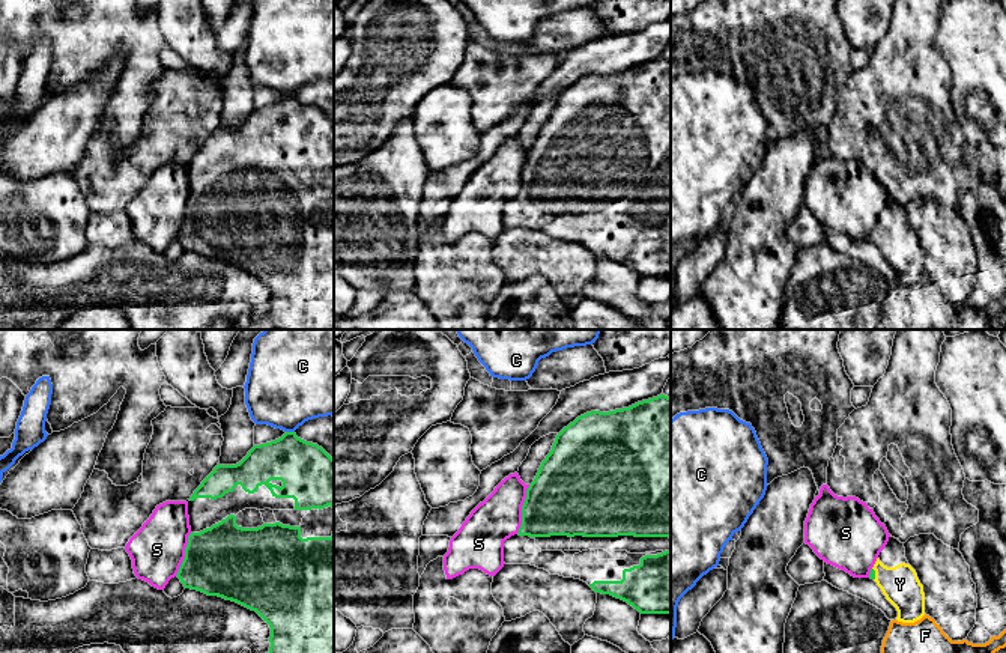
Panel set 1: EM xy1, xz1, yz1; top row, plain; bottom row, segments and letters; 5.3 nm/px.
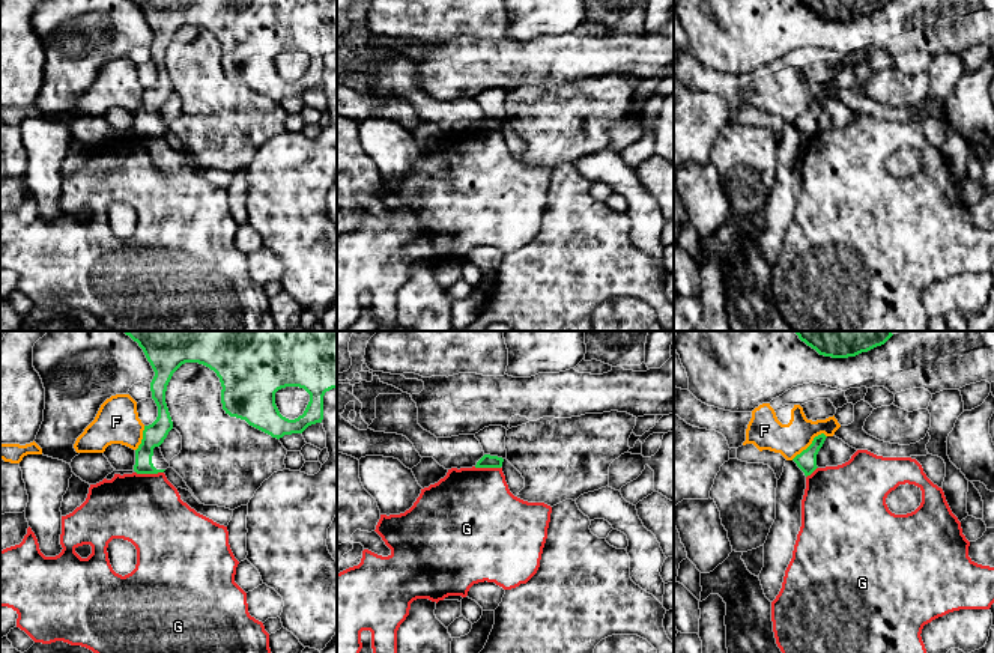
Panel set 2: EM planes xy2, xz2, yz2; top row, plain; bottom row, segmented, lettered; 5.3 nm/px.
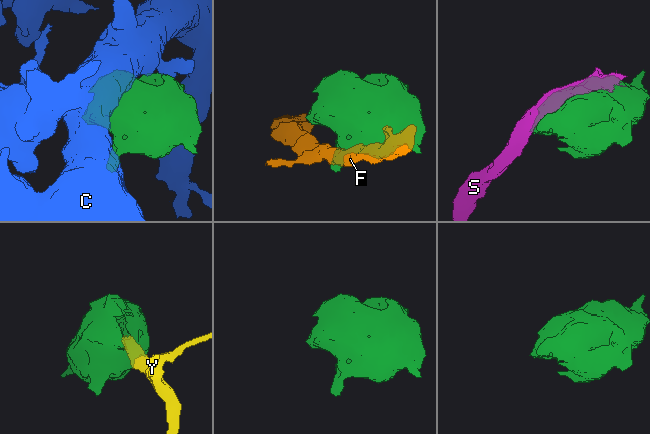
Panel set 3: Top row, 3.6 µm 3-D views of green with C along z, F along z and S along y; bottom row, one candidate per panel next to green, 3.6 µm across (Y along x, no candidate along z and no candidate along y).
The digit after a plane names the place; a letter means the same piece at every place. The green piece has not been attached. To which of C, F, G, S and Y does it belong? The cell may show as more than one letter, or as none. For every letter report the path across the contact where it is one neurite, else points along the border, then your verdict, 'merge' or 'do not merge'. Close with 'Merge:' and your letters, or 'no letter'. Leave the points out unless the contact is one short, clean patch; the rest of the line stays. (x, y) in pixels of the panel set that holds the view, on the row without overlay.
C: do not merge
F: along yz2 (826, 98), (820, 97), (815, 100), (791, 122) | do not merge
G: along xy2 (136, 134), (163, 136) | do not merge
S: do not merge
Y: across yz1 (872, 235), (874, 236), (881, 236), (899, 247) | merge
Merge: Y

